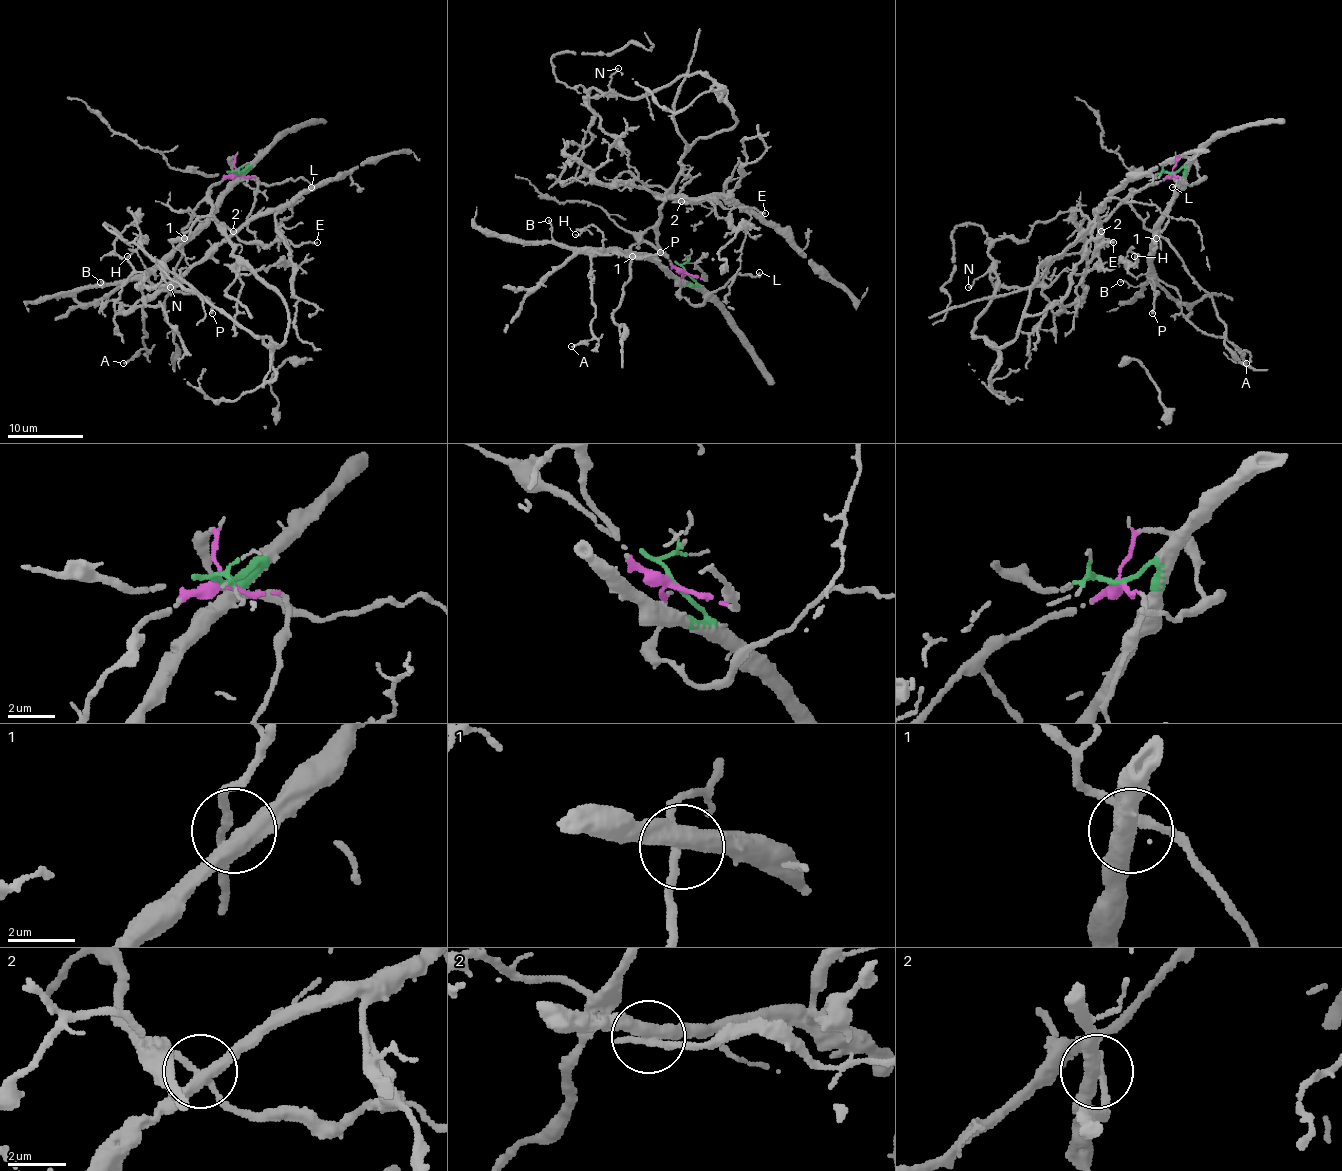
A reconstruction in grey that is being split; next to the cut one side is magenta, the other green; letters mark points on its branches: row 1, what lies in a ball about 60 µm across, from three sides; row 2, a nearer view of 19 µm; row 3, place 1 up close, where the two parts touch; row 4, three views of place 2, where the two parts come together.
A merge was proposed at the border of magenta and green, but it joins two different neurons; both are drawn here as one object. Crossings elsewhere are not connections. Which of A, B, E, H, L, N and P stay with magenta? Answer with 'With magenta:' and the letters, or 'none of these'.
With magenta: E, L, N

